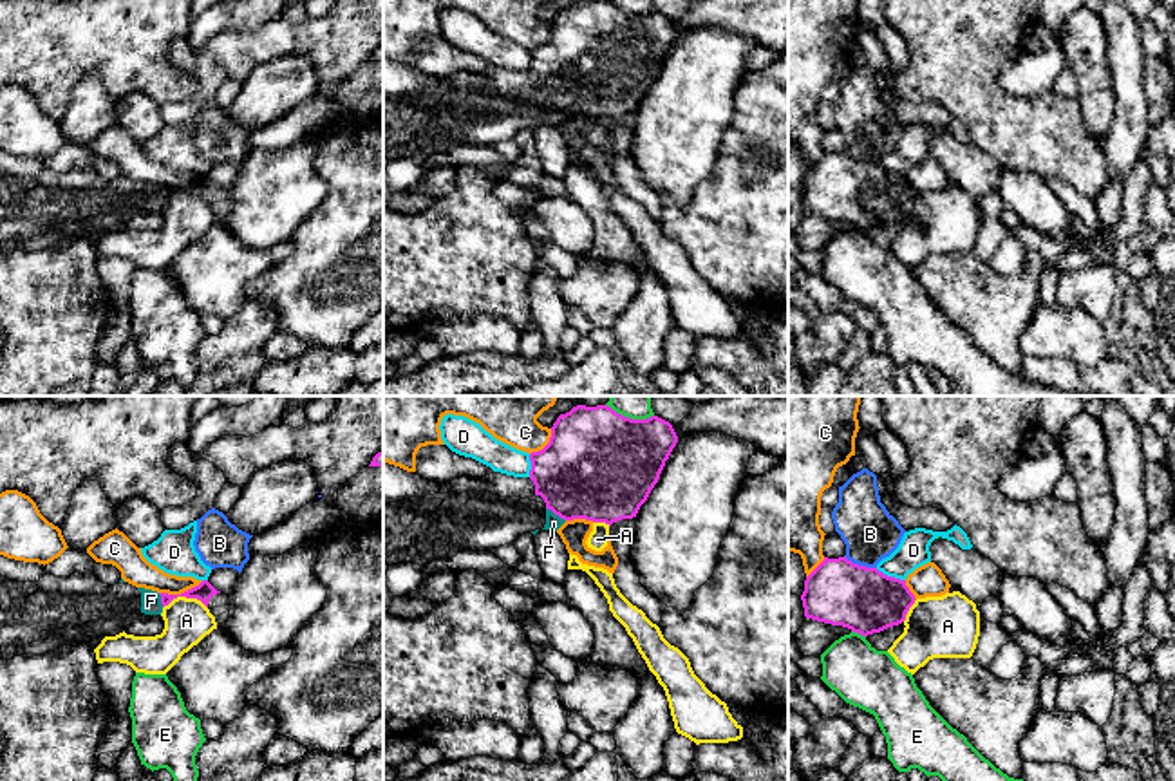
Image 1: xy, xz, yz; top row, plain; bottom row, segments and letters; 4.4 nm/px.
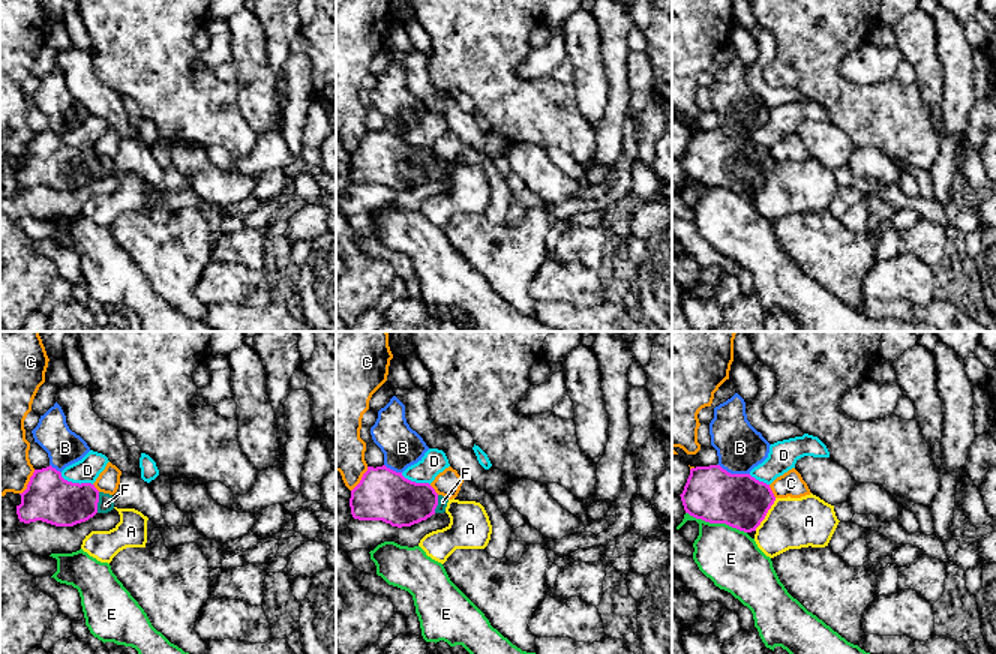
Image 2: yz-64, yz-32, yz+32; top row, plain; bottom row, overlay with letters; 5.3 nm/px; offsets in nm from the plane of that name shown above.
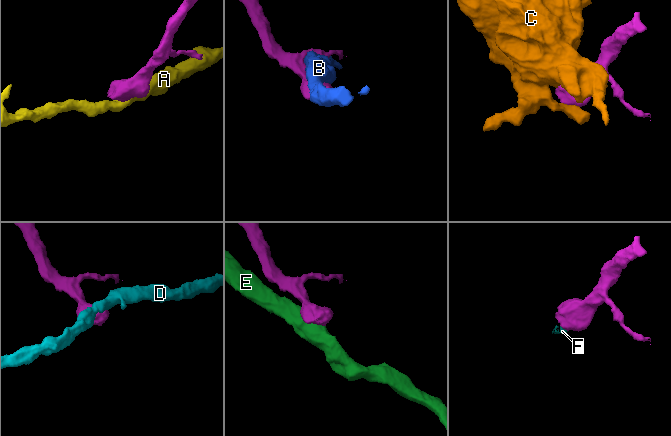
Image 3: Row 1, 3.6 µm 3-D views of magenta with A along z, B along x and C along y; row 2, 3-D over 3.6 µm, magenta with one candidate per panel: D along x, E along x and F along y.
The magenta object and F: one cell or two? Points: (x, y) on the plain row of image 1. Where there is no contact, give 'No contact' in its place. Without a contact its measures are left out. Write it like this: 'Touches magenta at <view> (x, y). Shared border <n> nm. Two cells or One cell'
Touches magenta at xz (555, 109). Shared border 110 nm. One cell

